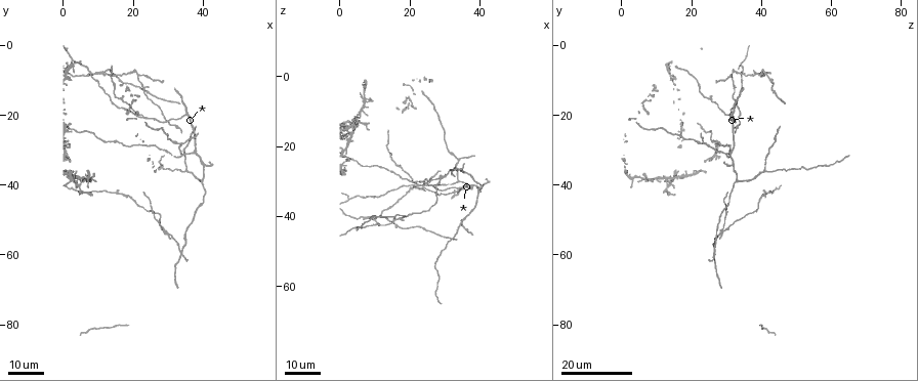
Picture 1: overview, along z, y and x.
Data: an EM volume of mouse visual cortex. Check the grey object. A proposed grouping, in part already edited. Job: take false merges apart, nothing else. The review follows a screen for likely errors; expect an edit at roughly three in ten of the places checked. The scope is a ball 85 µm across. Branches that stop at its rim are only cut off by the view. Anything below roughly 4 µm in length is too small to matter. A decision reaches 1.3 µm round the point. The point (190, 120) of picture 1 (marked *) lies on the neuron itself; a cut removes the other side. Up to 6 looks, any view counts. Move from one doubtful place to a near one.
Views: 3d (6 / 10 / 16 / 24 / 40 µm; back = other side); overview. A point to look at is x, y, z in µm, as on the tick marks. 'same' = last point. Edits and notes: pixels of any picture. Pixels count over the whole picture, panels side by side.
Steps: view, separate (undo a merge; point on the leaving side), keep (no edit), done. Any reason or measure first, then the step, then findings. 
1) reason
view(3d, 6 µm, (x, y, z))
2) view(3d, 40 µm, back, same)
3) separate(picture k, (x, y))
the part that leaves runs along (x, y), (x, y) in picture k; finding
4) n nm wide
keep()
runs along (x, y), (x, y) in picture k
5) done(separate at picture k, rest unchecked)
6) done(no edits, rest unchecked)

three arms meet
view(3d, 24 µm, (22.0, 19.5, 31.5))

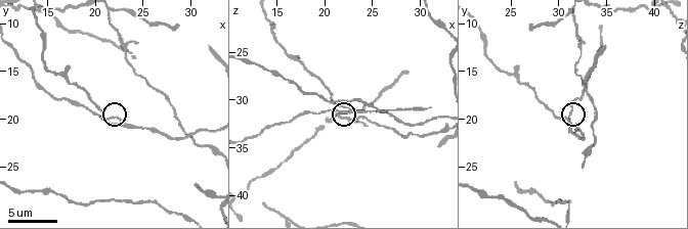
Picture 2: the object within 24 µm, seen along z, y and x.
zoom in
view(3d, 10 µm, (22.6, 20.2, 31.0))

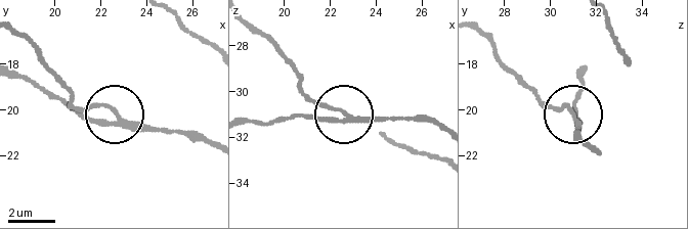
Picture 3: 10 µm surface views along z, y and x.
3 arms
keep()
runs along (439, 126), (403, 117), (350, 117), (321, 106), (300, 89) in picture 3; all the same neuron

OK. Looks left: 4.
arms part here
view(3d, 24 µm, (34.0, 28.5, 23.0))

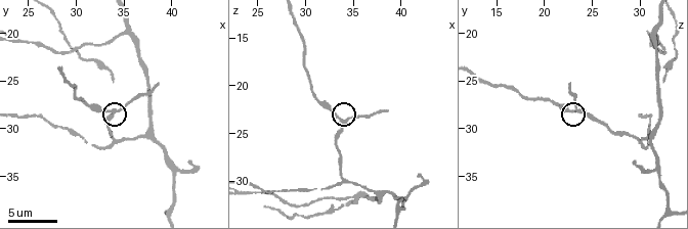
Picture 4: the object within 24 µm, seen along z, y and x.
view(3d, 10 µm, (34.0, 28.2, 23.4))

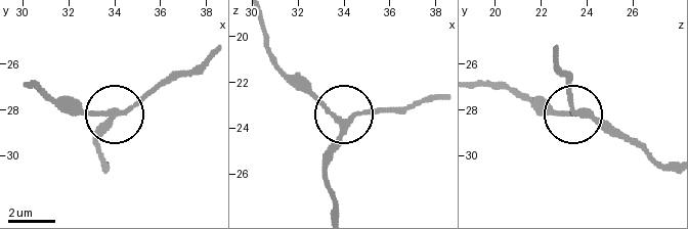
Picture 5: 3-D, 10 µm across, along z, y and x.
side arm 6 µm
keep()
runs along (668, 169), (632, 143), (573, 116), (567, 72) in picture 5; continuous, no second neuron

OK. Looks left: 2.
three arms meet
view(3d, 16 µm, (34.0, 31.4, 30.0))

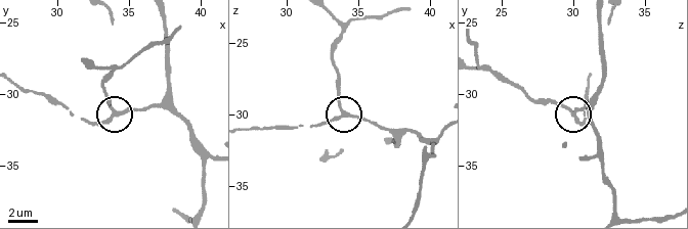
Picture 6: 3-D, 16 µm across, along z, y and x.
keep()
runs along (385, 137), (397, 144), (383, 129), (344, 113), (339, 69) in picture 6; one neuron here

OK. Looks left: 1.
done(no edits, rest unchecked)

